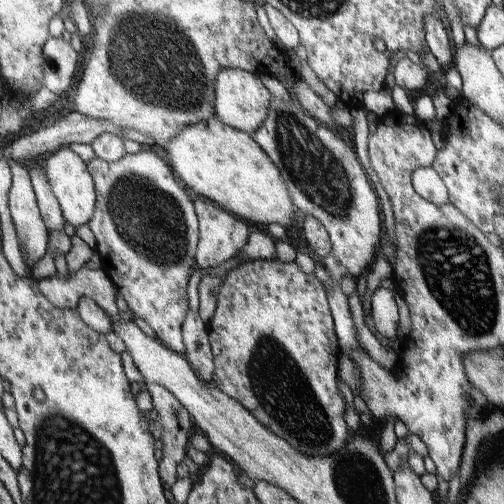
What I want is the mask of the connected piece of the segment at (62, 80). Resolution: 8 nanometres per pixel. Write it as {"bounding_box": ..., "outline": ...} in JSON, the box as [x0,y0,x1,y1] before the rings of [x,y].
{"bounding_box":[43,39,78,96],"outline":[[[48,39],[43,50],[43,86],[56,96],[65,95],[75,84],[78,55],[67,40]]]}

